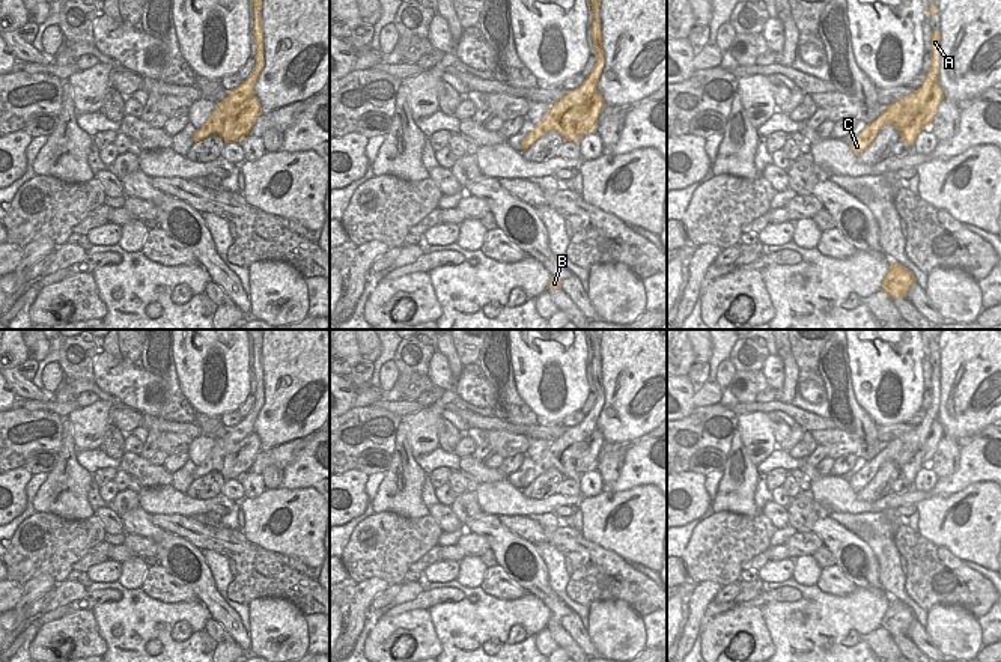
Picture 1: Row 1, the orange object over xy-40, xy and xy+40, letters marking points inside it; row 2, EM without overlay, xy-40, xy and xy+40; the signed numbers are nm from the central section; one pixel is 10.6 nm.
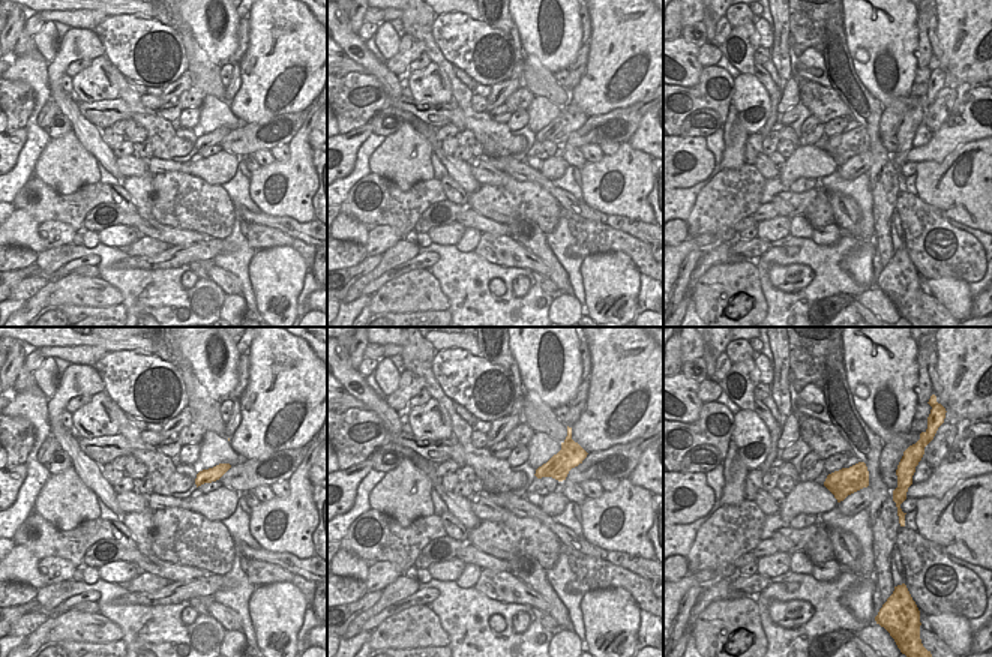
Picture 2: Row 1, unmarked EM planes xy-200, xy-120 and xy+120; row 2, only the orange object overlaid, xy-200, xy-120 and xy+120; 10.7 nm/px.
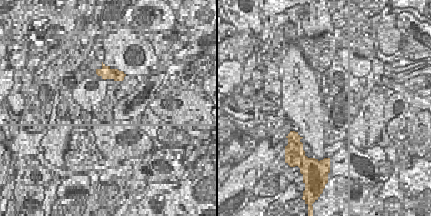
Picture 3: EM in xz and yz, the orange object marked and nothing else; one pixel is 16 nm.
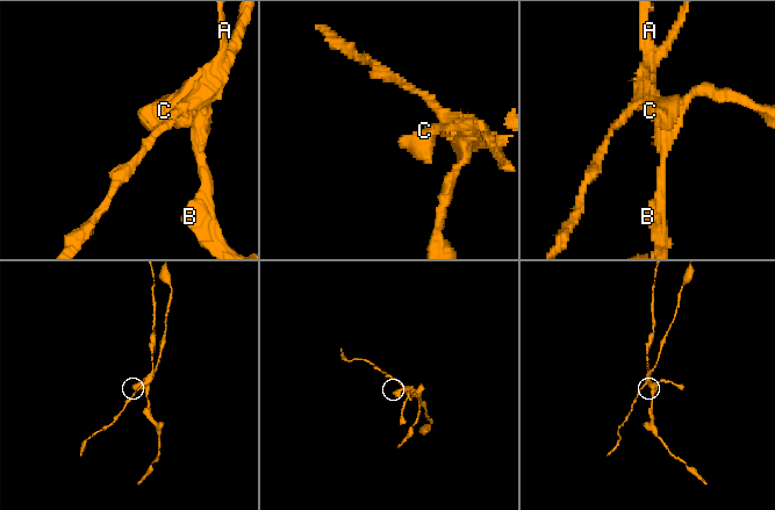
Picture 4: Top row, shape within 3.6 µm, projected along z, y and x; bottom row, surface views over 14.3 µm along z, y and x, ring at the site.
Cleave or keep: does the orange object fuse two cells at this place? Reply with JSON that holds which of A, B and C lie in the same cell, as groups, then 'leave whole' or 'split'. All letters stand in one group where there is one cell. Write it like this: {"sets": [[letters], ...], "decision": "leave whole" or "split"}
{"sets": [["A", "B"], ["C"]], "decision": "split"}

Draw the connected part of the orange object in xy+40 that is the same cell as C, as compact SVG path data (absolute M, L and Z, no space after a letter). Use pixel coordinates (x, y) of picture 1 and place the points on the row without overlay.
M906 433L885 444L881 453L869 460L856 474L849 480L855 493L860 493L878 474L879 468L885 462L894 462L902 472L902 466L912 459L912 453L917 450L920 441L912 441Z

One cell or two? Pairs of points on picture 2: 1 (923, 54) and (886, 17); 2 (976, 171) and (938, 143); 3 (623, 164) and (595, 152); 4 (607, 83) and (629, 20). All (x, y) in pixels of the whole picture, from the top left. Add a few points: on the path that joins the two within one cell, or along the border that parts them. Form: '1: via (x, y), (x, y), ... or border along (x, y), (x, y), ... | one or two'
1: border along (916, 15), (917, 66) | two
2: border along (976, 140), (962, 143), (941, 161), (917, 164) | two
3: border along (605, 155), (598, 161), (587, 162) | two
4: via (617, 68), (629, 54), (629, 35) | one

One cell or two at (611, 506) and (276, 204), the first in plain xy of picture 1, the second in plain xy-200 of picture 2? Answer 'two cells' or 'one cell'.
one cell

